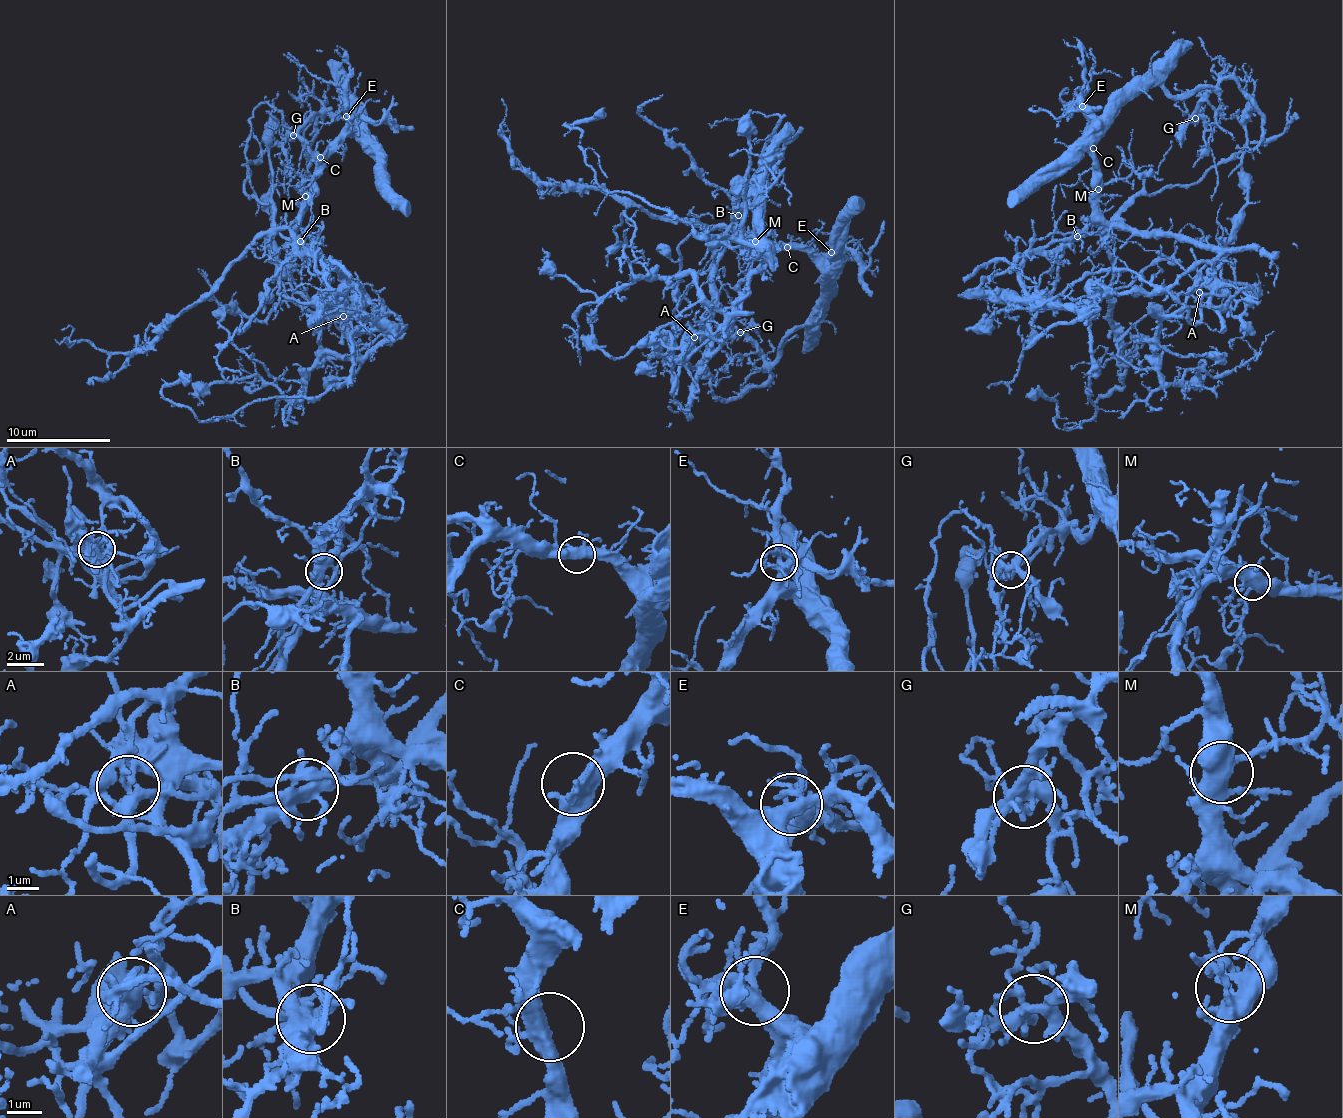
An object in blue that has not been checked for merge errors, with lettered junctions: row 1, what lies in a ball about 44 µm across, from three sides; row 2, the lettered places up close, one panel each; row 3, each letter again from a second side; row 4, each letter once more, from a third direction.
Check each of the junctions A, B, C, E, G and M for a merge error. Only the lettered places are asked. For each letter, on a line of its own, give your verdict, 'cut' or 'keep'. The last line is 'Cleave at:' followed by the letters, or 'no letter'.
A: cut
B: cut
C: keep
E: keep
G: keep
M: keep
Cleave at: A, B

